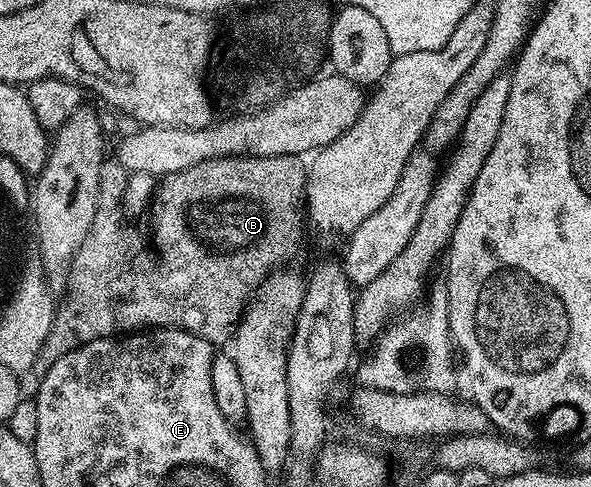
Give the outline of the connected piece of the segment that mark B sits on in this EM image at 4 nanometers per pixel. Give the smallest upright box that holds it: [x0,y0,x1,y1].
[19,157,306,399]

